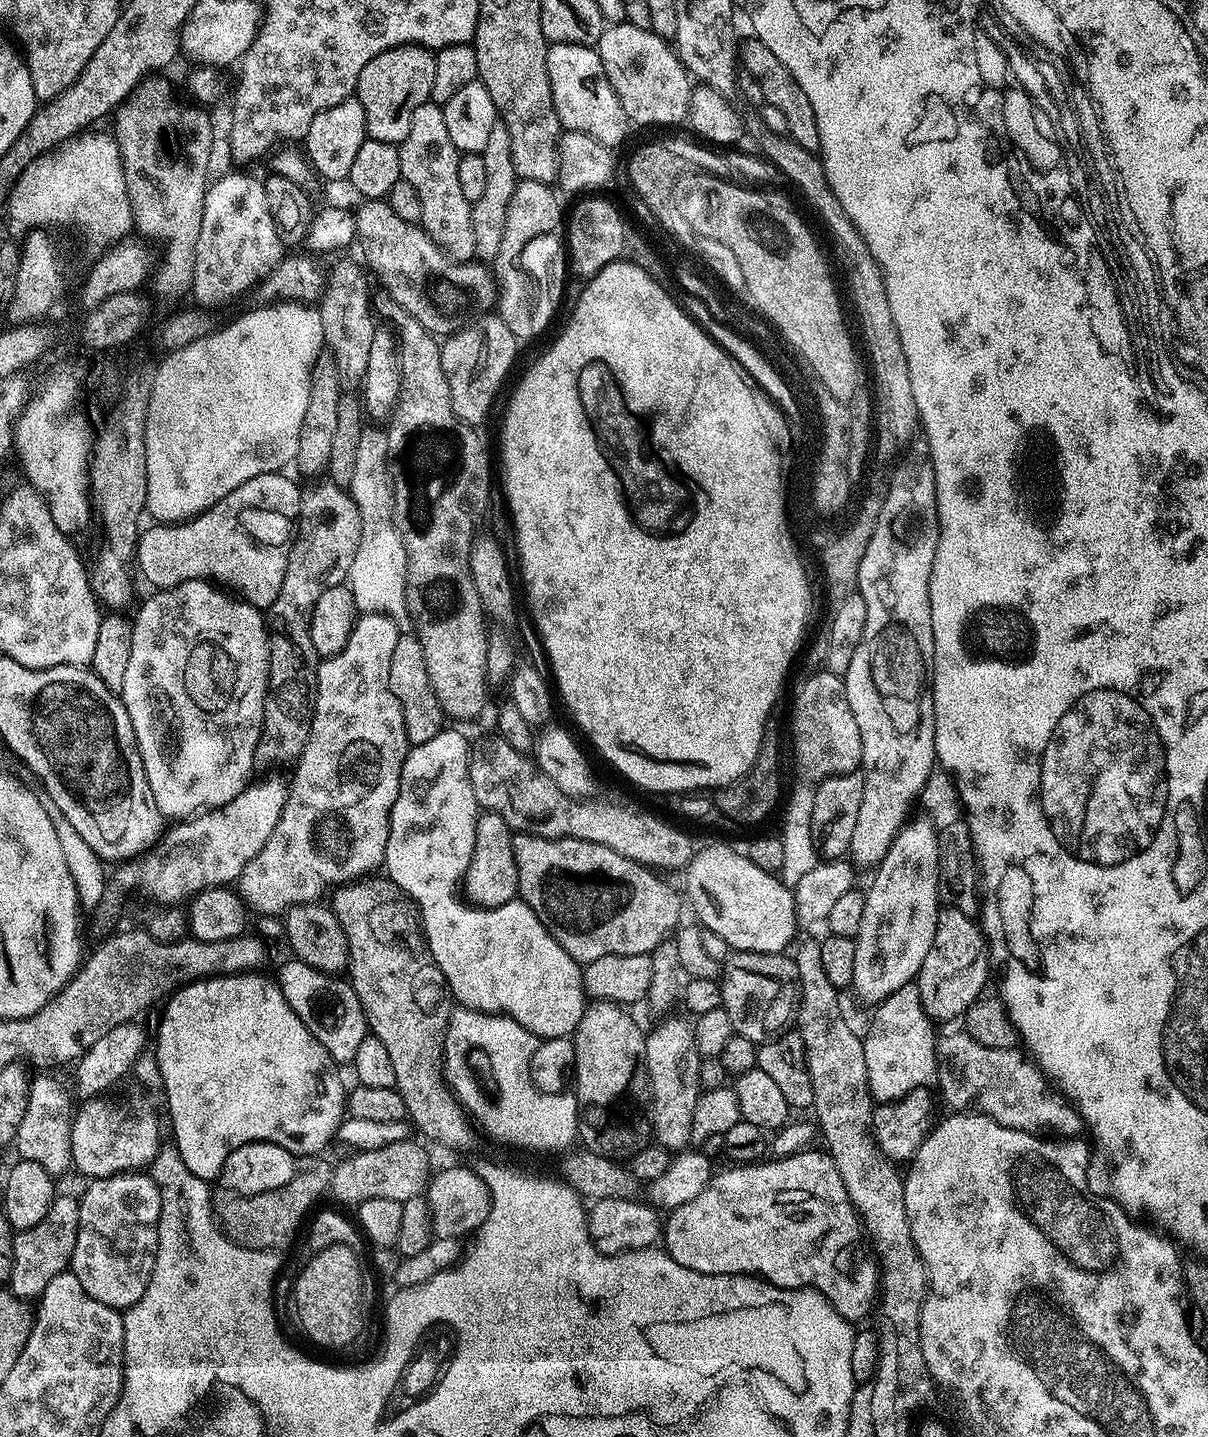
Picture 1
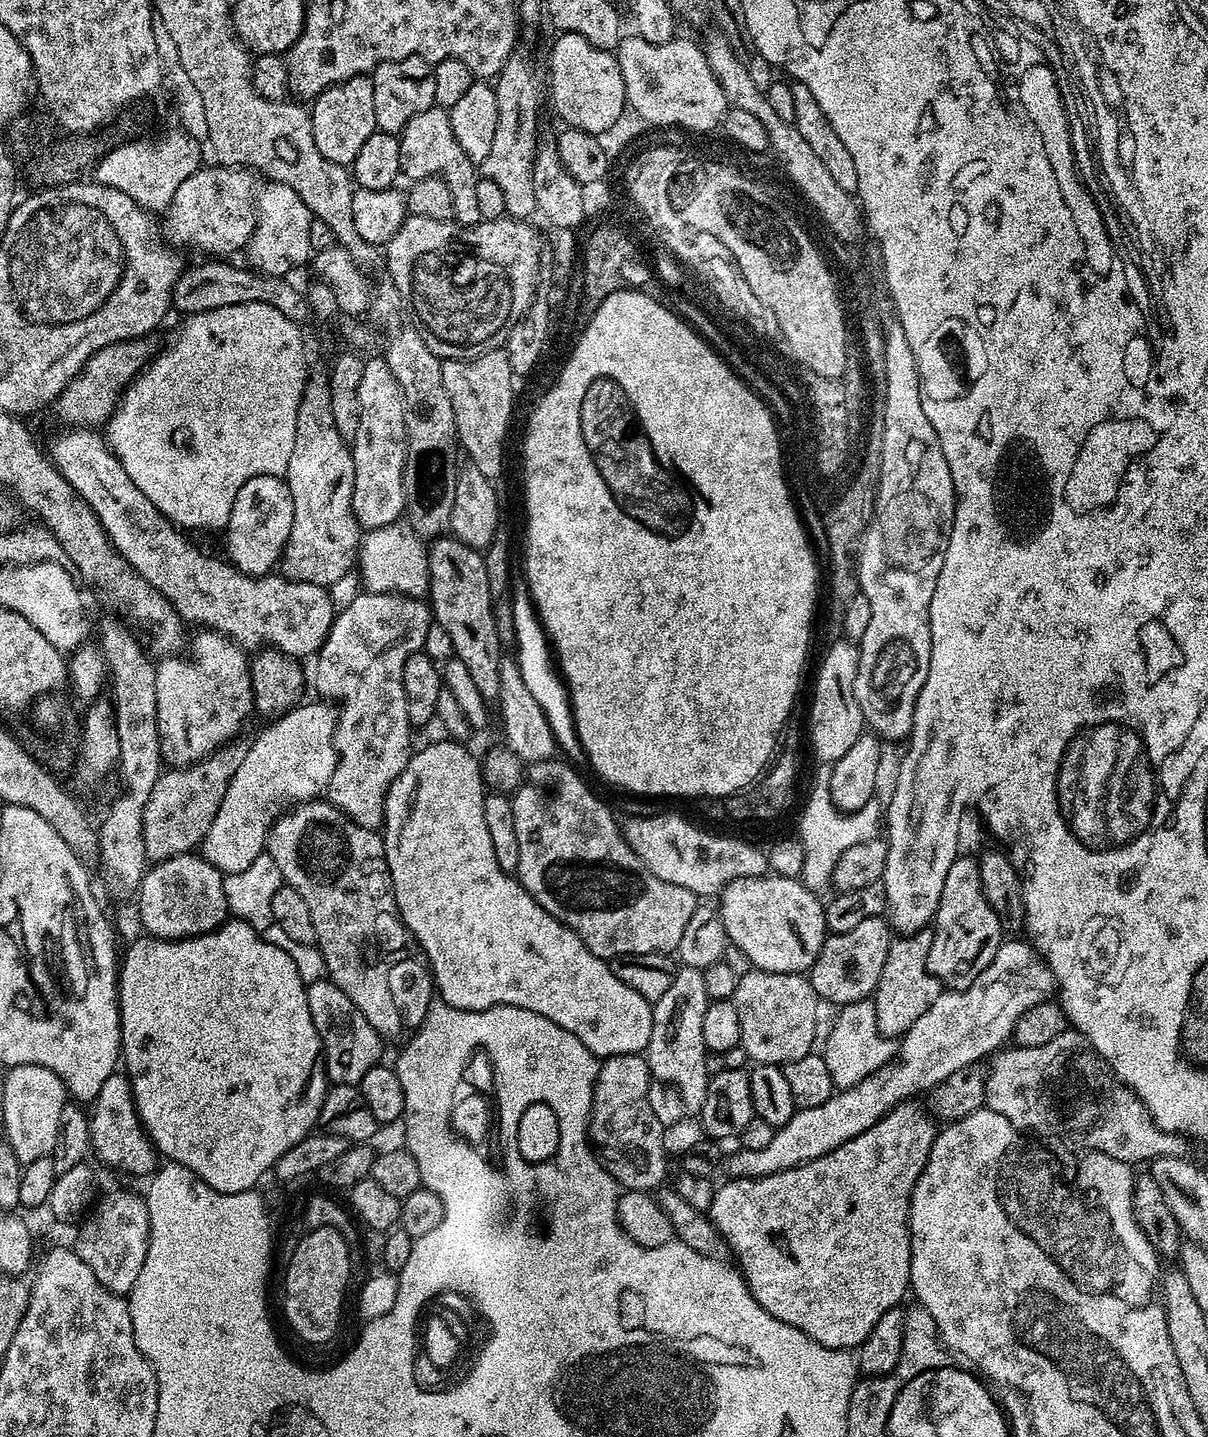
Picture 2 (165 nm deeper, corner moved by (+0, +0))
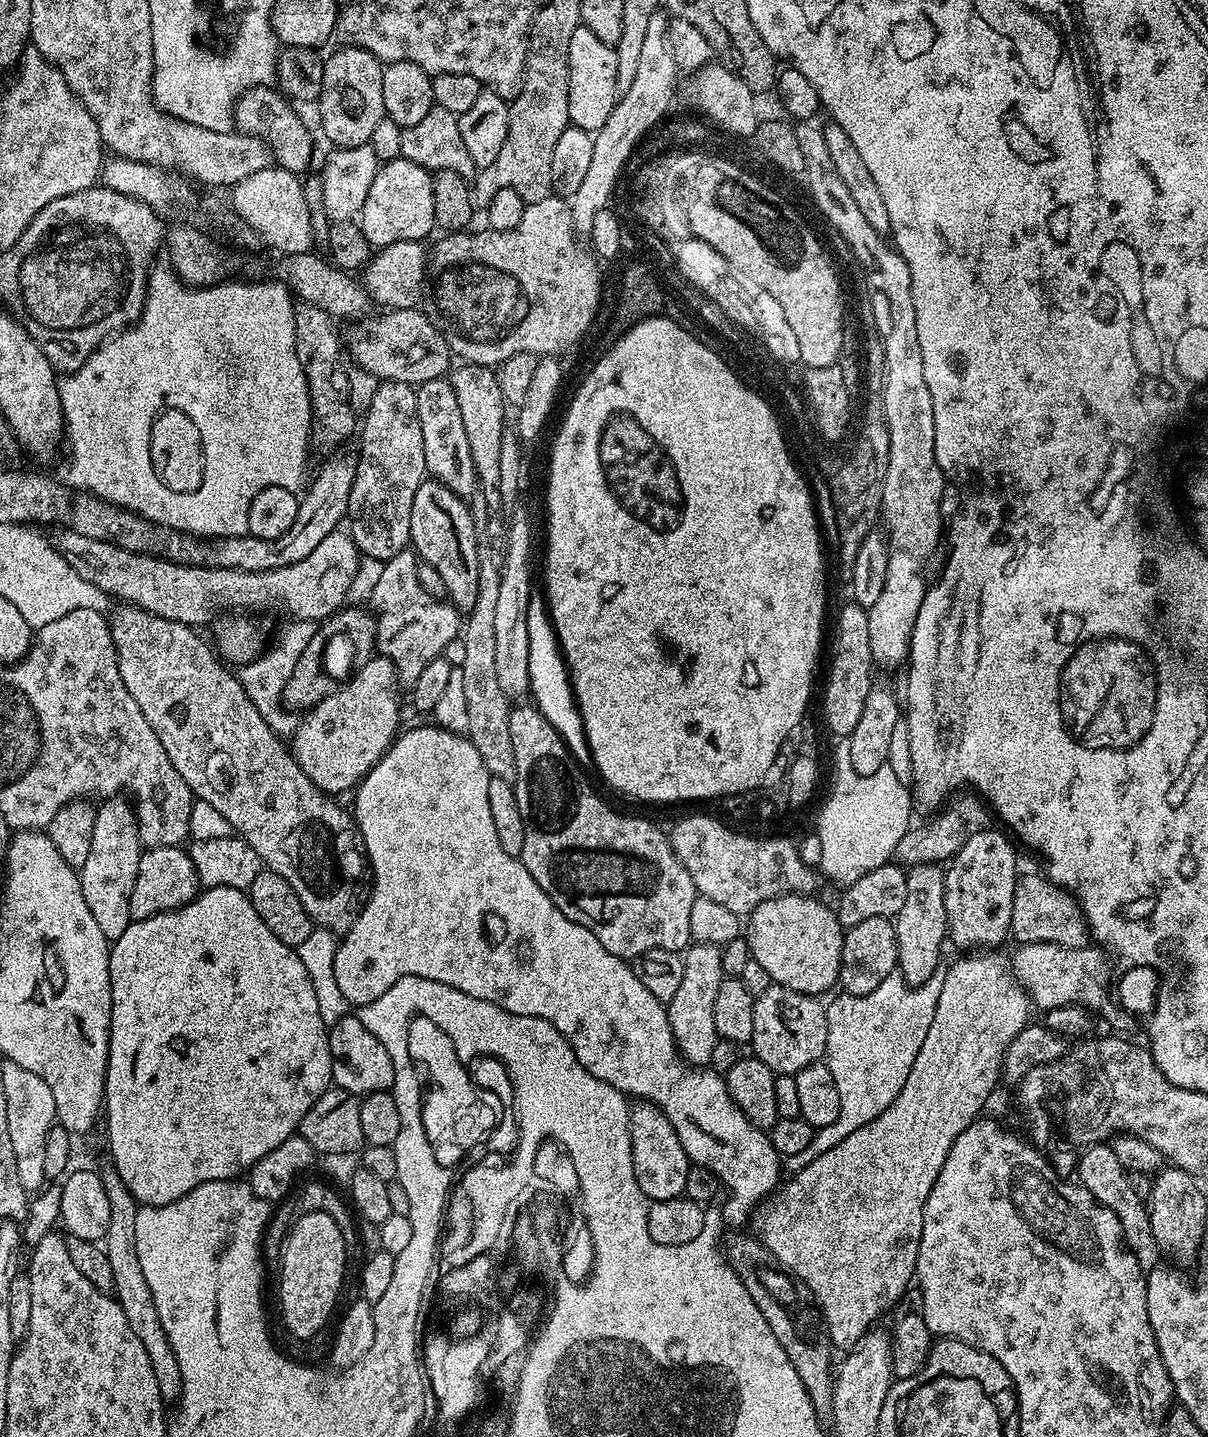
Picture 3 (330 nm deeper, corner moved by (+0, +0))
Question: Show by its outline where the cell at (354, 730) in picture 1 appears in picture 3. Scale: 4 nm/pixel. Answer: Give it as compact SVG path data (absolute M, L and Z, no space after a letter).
M415 551L399 552L394 558L384 561L384 564L382 578L370 599L377 624L375 651L387 656L396 667L397 681L401 685L410 686L418 682L418 674L426 670L426 665L434 662L434 658L445 655L452 639L461 635L462 616L451 602L443 599L440 601L424 589L424 584L416 573L418 556Z

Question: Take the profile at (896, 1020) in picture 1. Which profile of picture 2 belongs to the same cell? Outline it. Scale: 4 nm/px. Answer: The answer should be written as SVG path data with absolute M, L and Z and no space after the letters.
M921 930L911 934L900 934L893 939L886 966L882 966L882 978L874 993L878 1030L889 1038L903 1037L904 1033L930 1010L934 998L942 991L940 979L930 974L928 955L930 954L931 931Z

